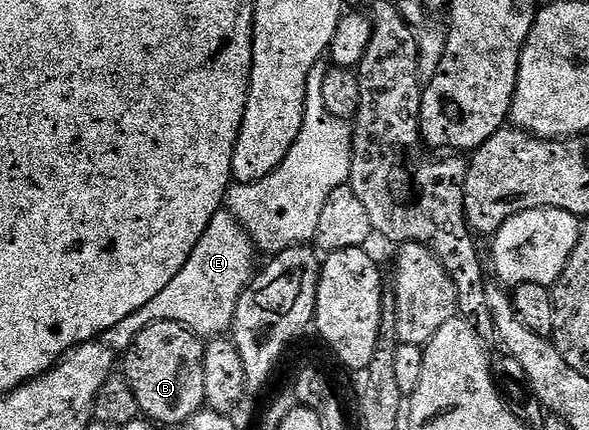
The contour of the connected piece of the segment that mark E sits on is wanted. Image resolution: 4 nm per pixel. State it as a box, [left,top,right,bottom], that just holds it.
[102,211,256,351]

